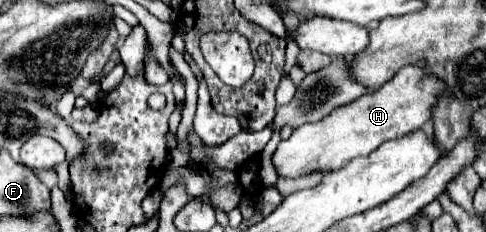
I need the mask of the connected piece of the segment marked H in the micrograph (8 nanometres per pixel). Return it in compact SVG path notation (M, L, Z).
M419 64L405 66L377 92L363 94L351 104L335 108L323 120L299 126L289 140L281 140L273 154L275 172L277 176L299 178L313 172L339 170L349 160L371 154L387 140L405 136L407 132L417 132L427 120L431 120L431 108L445 90L443 80L427 74Z

